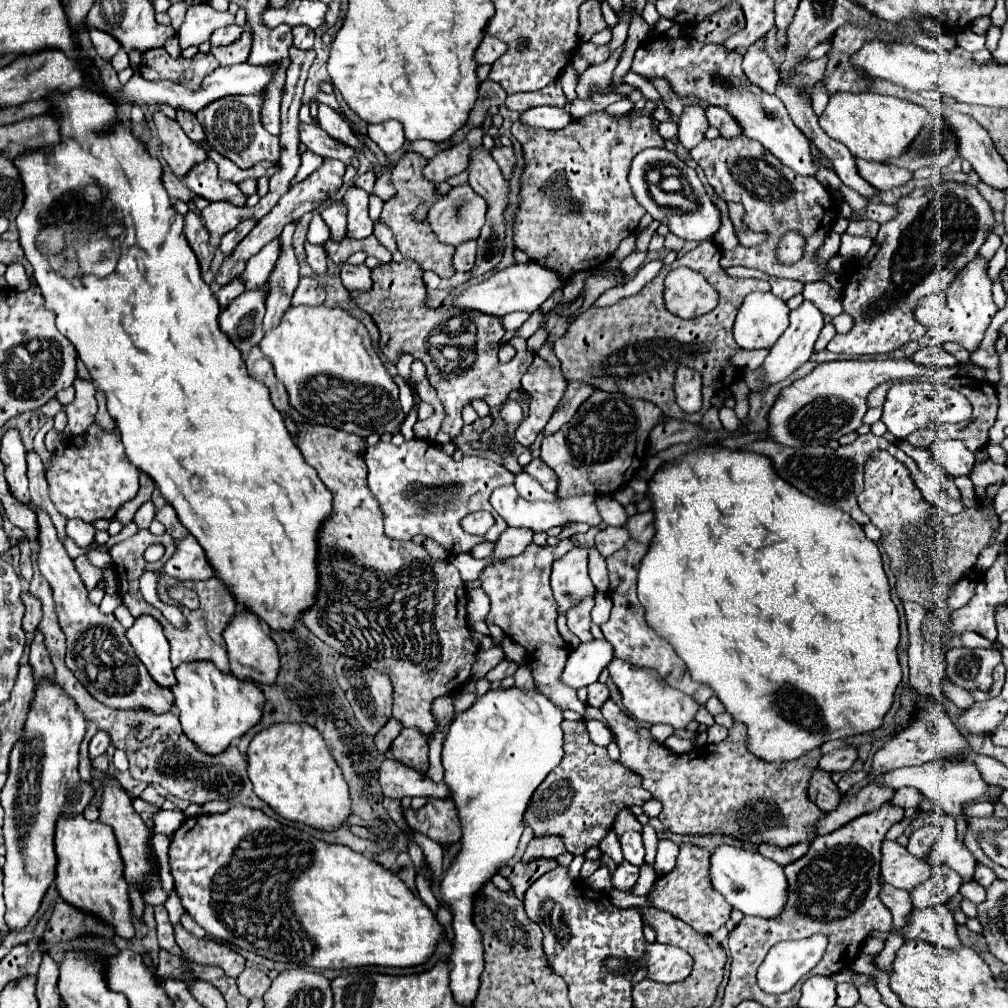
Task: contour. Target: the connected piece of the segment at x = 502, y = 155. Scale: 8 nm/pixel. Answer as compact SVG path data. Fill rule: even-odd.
M493 146L493 148L491 148L491 156L493 156L493 160L499 164L499 168L501 168L503 176L507 178L507 176L511 174L513 164L515 164L513 150L511 150L511 148L507 148L507 146Z

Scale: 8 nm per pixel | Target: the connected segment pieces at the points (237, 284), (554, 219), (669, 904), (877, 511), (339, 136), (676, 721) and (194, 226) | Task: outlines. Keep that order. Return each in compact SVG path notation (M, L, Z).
M235 278L231 284L225 284L225 286L219 288L219 292L217 292L217 300L219 300L221 308L225 308L233 298L237 298L237 296L243 294L243 292L245 292L245 288L243 288L243 280Z
M597 112L581 120L573 120L561 130L543 130L529 128L521 122L515 122L511 134L521 142L525 168L521 172L521 190L519 190L519 208L513 220L513 240L519 250L523 250L531 262L541 264L561 276L561 282L571 278L581 270L595 270L605 264L619 242L631 236L645 216L643 208L631 194L627 172L635 154L649 146L663 146L663 138L651 126L649 116L607 116Z
M687 842L679 844L677 866L667 874L657 876L655 886L647 894L647 898L653 902L655 908L681 918L683 922L687 922L691 928L695 928L699 934L705 934L705 936L711 936L715 930L719 930L730 919L731 914L731 906L709 884L709 876L707 876L709 856L711 854L707 848L687 844Z
M883 450L873 452L867 460L865 490L857 496L857 502L881 530L881 546L891 560L899 598L903 602L921 604L925 610L931 610L939 598L947 598L949 586L957 582L967 568L975 566L977 554L989 544L991 530L999 528L993 506L983 508L977 504L949 516L941 508L923 500L907 472L907 466Z
M319 104L319 116L317 116L317 118L319 118L321 128L323 128L329 136L333 136L335 140L349 144L349 146L355 148L357 152L363 148L363 146L359 144L359 140L355 138L353 130L349 128L349 124L345 122L345 118L343 118L341 112L333 110L333 108L327 106L327 104Z
M613 658L609 664L609 674L617 684L617 688L621 690L625 708L631 712L635 720L649 722L649 724L669 724L673 728L685 728L691 720L695 720L695 714L699 712L699 704L691 700L691 696L663 684L661 680L655 678L653 672L645 668L637 668L619 658Z
M187 212L185 216L185 236L199 260L199 266L201 266L201 272L207 272L209 270L209 264L213 260L213 244L211 244L211 236L207 232L207 228L203 226L201 218L195 214L195 212Z

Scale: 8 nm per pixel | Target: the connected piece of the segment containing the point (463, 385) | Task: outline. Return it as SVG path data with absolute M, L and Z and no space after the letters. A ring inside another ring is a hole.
M413 260L379 264L371 270L373 288L369 292L351 292L351 298L375 320L381 334L379 348L389 362L395 362L401 352L409 352L413 358L423 360L429 382L445 408L441 430L455 438L463 428L463 406L471 404L477 398L483 398L491 406L499 408L509 398L509 392L519 390L521 376L533 362L533 354L515 354L511 362L499 364L497 350L499 340L505 334L501 318L477 310L459 310L445 306L437 310L423 308L425 282L421 276L423 270ZM463 330L471 332L467 334Z

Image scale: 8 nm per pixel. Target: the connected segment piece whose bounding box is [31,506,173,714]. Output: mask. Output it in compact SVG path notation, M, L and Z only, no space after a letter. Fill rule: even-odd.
M31 506L31 510L35 512L39 524L37 564L45 580L51 584L59 626L67 636L67 654L65 654L67 668L87 688L87 692L105 706L123 708L123 710L143 706L151 708L157 714L171 710L173 706L171 690L155 684L147 668L143 668L143 662L133 656L131 644L125 636L125 628L117 622L113 614L103 614L97 606L89 602L87 588L79 580L73 560L69 558L63 542L59 540L51 516L45 514L41 506Z

